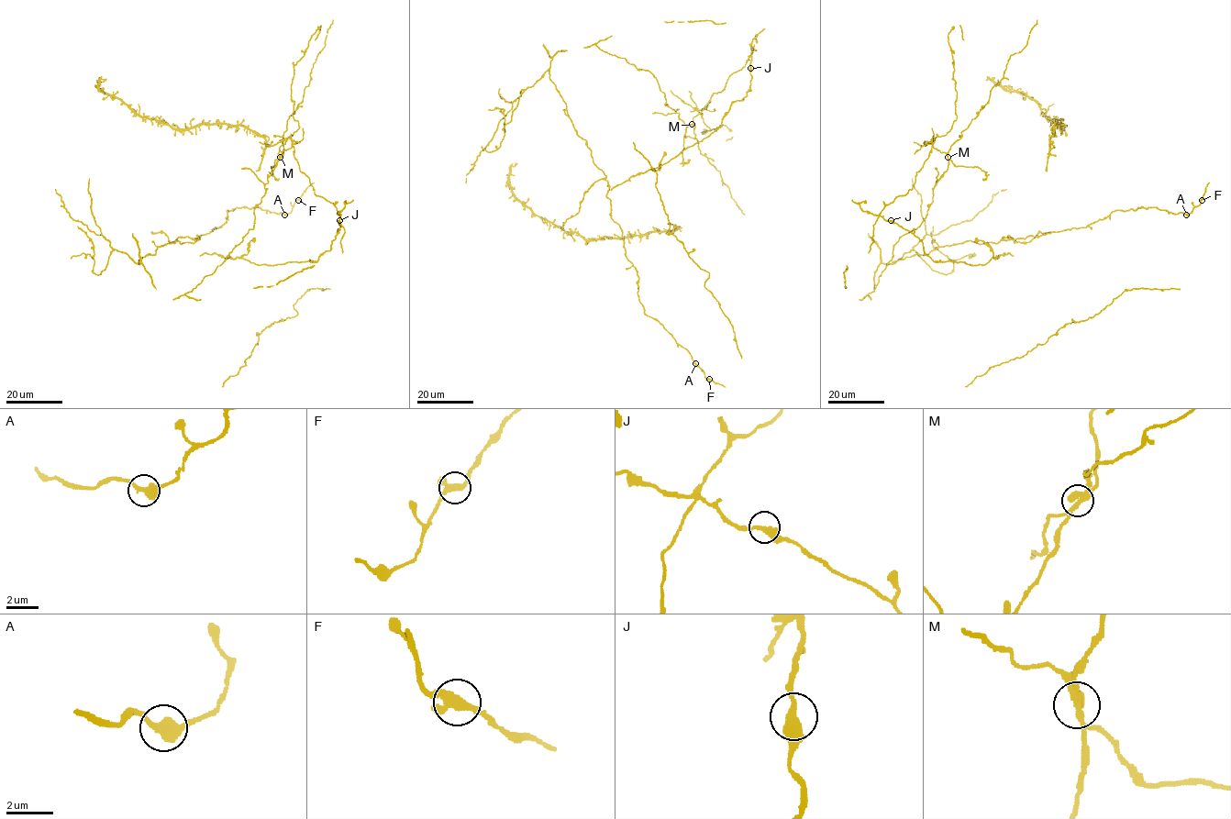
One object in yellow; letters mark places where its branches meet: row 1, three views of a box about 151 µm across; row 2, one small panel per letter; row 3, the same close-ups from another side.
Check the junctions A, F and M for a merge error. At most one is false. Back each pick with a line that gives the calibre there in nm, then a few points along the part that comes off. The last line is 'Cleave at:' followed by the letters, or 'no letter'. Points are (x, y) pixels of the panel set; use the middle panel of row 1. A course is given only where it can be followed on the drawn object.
M: Thickness 400 nm. Course of the part to remove: (692, 125), (712, 95), (751, 57), (749, 89), (742, 100), (734, 101), (721, 126), (612, 191)
Cleave at: M

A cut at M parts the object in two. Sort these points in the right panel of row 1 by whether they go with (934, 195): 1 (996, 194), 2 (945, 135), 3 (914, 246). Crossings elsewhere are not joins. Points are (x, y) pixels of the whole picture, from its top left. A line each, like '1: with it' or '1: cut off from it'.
1: with it
2: cut off from it
3: with it

